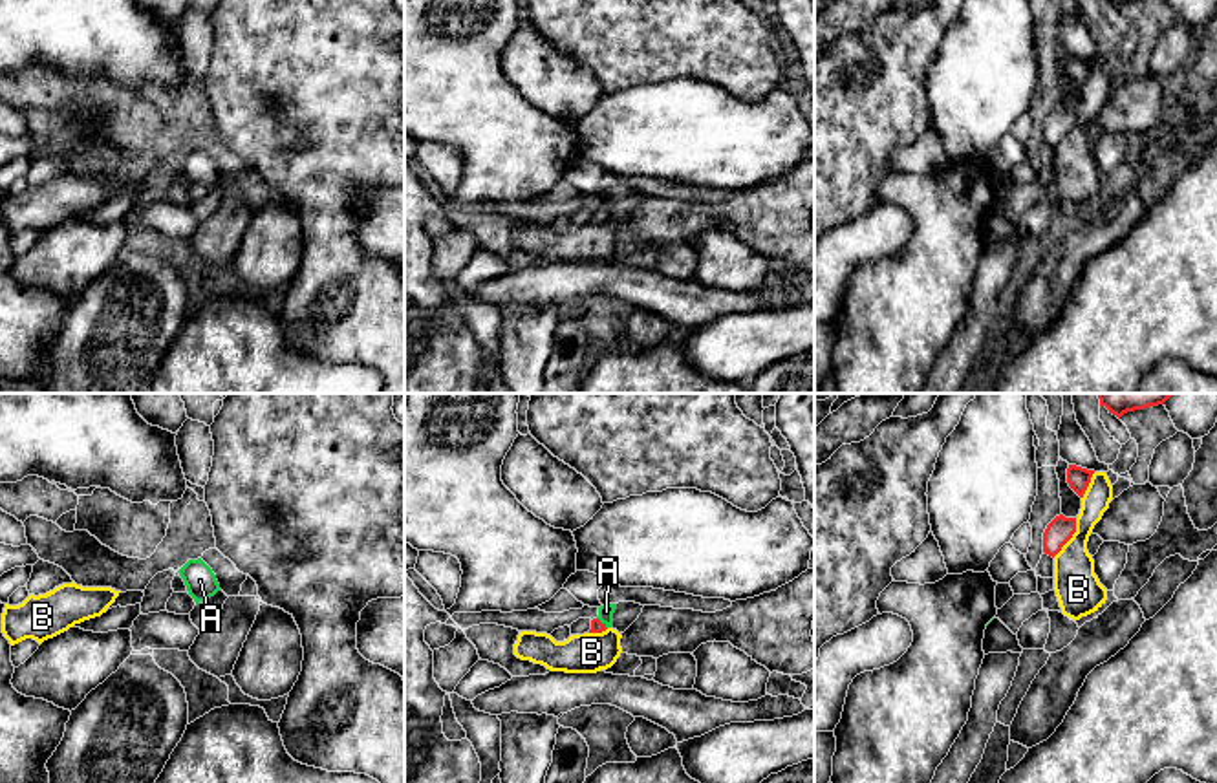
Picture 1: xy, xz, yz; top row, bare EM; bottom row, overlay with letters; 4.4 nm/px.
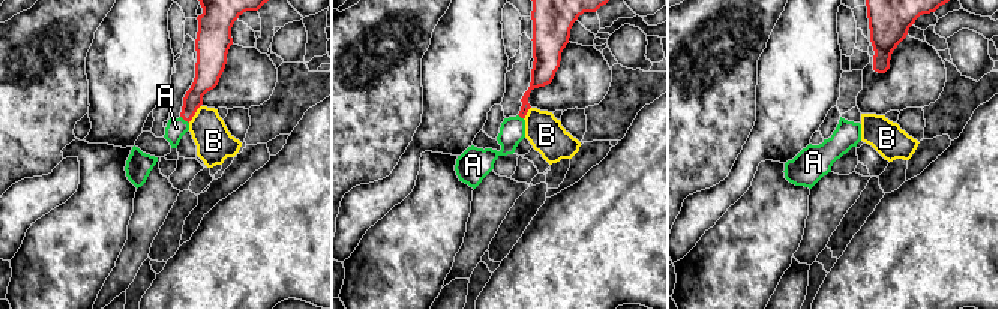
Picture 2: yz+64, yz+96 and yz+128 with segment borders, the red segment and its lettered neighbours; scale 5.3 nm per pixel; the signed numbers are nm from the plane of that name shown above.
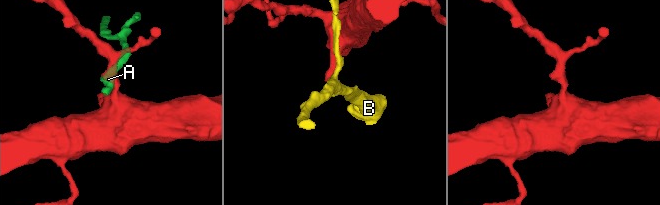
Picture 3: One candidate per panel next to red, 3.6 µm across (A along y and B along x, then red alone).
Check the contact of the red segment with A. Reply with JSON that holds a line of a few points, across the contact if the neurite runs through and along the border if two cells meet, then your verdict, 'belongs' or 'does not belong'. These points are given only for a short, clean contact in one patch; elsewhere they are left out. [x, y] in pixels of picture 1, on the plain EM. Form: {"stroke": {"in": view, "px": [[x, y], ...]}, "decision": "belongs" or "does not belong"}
{"stroke": {"in": "xz", "px": [[597, 216], [601, 213], [606, 202]]}, "decision": "belongs"}

